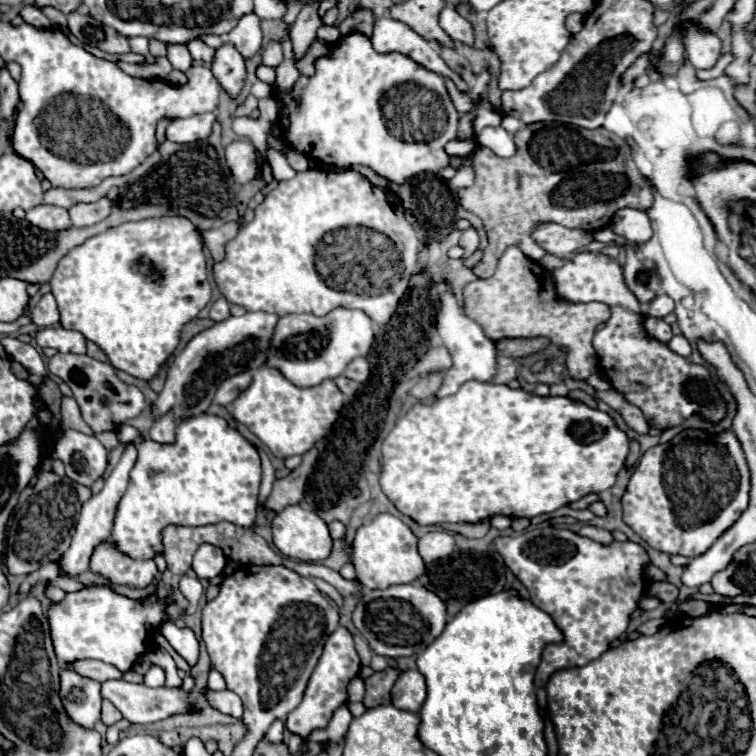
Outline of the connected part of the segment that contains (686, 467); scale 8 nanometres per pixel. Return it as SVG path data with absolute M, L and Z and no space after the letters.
M684 430L668 444L642 454L622 498L624 522L652 548L694 558L704 554L746 510L750 470L732 432L716 438Z

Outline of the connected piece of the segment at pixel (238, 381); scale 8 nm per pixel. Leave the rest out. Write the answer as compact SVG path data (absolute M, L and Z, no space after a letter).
M242 372L242 374L236 374L236 376L224 380L224 382L220 384L216 396L214 396L214 402L220 404L220 406L230 404L230 402L232 402L244 388L248 388L250 382L252 382L250 372Z

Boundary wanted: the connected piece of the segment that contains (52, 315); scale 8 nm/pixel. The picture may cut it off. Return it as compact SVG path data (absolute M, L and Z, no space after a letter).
M48 292L44 294L38 304L32 310L32 322L40 328L48 328L48 326L56 326L60 322L60 314L56 308L56 300L54 296Z

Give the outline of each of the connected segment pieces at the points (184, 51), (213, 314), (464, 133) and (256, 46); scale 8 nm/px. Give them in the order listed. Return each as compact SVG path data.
M168 46L168 60L172 62L172 66L176 68L176 70L182 70L182 72L186 72L190 66L192 66L192 56L190 56L190 52L188 52L188 48L186 46Z
M218 298L210 308L210 318L214 322L222 322L230 316L230 302L226 298Z
M466 112L460 116L460 126L458 126L458 140L470 140L474 138L474 118L476 118L476 112Z
M246 14L240 18L238 26L224 36L224 42L232 44L246 60L250 60L262 48L262 30L256 14Z

